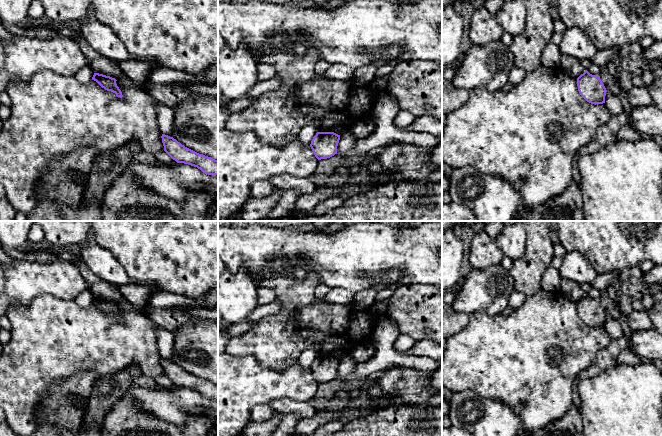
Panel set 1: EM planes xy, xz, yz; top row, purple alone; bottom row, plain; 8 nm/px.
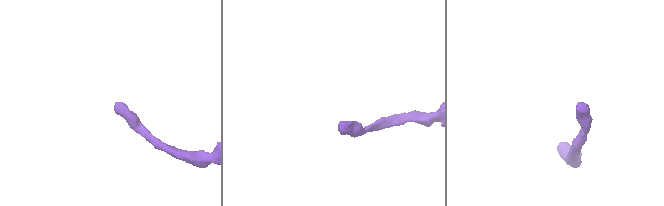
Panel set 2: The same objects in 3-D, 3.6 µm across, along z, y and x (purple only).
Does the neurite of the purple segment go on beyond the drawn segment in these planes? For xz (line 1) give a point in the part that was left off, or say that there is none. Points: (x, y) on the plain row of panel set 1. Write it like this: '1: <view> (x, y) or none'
1: none

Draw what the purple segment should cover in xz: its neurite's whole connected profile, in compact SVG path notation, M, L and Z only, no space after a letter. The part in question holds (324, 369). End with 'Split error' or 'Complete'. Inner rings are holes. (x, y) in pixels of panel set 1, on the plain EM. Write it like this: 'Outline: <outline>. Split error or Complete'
Outline: M317 356L310 371L318 384L327 383L337 378L340 359L334 356Z. Complete

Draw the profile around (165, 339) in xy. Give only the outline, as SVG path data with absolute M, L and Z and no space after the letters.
M157 327L157 348L162 358L172 361L174 333Z

